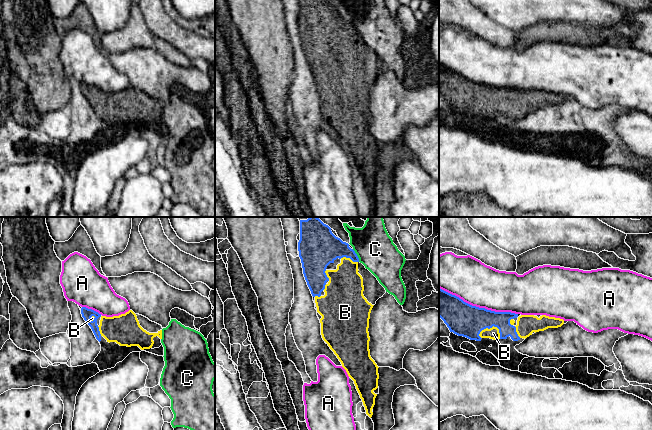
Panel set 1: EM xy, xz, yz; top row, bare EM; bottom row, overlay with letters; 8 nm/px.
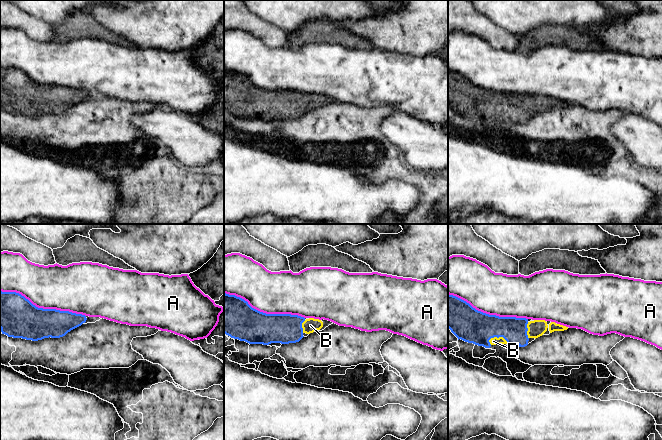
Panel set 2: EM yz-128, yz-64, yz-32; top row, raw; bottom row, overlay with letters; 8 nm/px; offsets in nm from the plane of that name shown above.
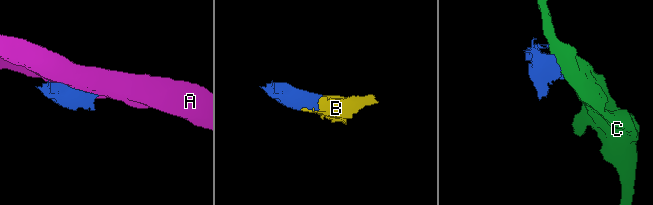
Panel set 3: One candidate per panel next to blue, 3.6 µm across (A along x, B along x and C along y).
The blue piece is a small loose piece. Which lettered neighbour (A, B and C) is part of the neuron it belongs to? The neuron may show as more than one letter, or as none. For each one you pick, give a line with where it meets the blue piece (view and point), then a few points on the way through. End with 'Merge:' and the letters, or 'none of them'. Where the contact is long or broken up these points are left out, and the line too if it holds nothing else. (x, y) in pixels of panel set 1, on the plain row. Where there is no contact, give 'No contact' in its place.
B: Touches blue at yz (492, 102)
Merge: B

